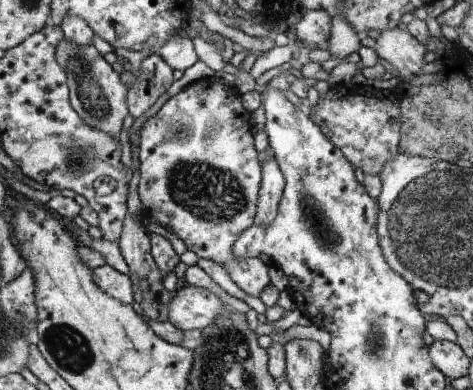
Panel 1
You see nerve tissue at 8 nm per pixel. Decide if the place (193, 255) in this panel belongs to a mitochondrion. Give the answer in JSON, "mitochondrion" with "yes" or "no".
{"mitochondrion":"no"}

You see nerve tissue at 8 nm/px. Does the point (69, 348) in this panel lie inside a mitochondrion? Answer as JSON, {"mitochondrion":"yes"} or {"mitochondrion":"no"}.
{"mitochondrion":"yes"}

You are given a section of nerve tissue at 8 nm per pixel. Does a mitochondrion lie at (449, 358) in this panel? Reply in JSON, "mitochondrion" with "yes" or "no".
{"mitochondrion":"no"}

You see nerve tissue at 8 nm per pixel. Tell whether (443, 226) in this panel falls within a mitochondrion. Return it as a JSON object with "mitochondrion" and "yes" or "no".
{"mitochondrion":"yes"}

